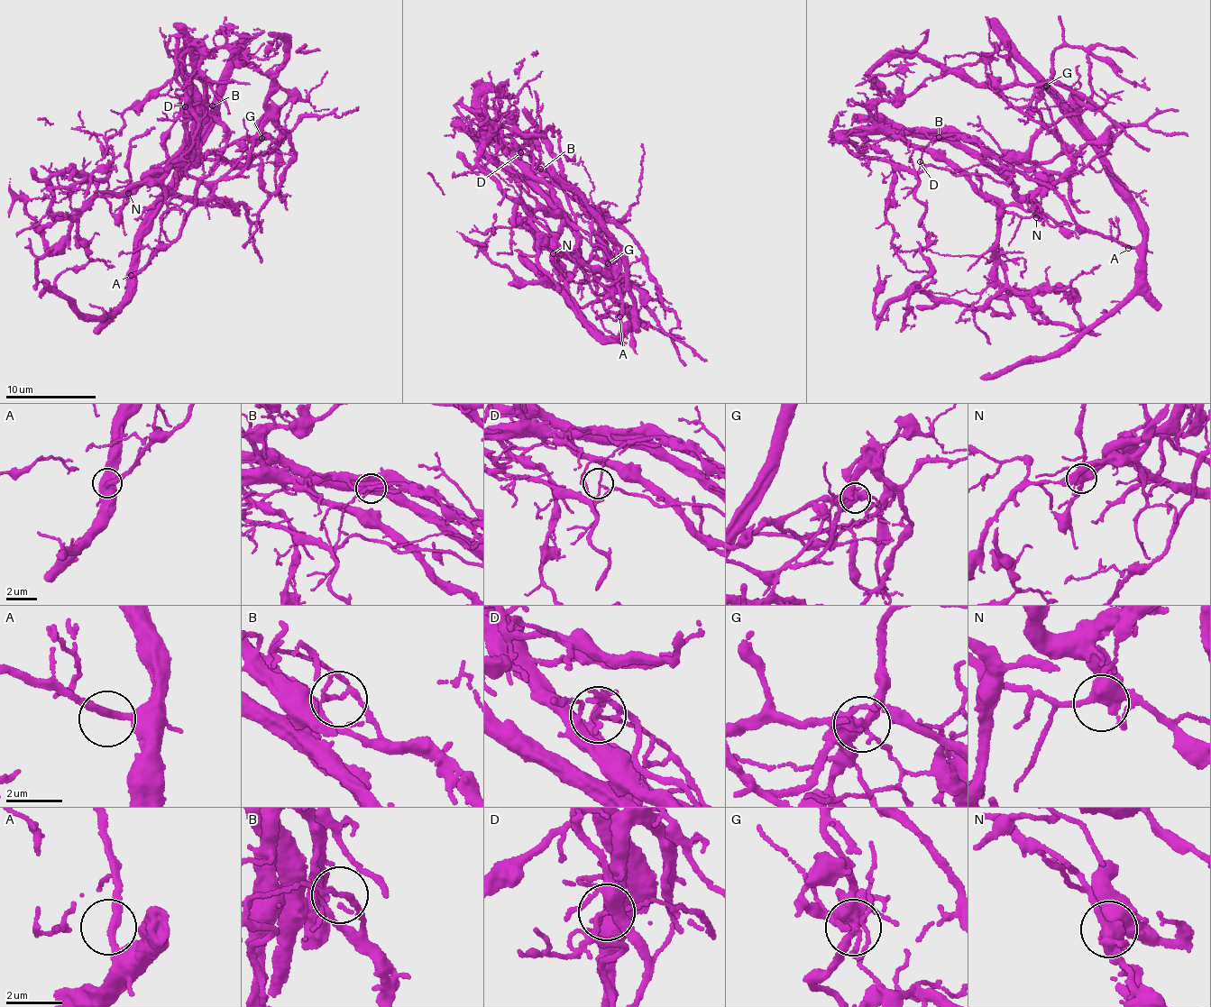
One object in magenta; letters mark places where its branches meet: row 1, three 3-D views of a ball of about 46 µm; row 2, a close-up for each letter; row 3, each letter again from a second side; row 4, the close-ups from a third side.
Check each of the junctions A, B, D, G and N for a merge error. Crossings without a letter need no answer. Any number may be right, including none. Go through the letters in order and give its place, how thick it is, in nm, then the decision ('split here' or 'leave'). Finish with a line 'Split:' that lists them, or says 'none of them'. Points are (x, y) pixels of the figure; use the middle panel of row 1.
A: at (619, 316); 260 nm thick; leave
B: at (540, 169); 150 nm thick; split here
D: at (520, 152); 120 nm thick; split here
G: at (608, 263); 400 nm thick; split here
N: at (553, 253); 440 nm thick; leave
Split: B, D, G

